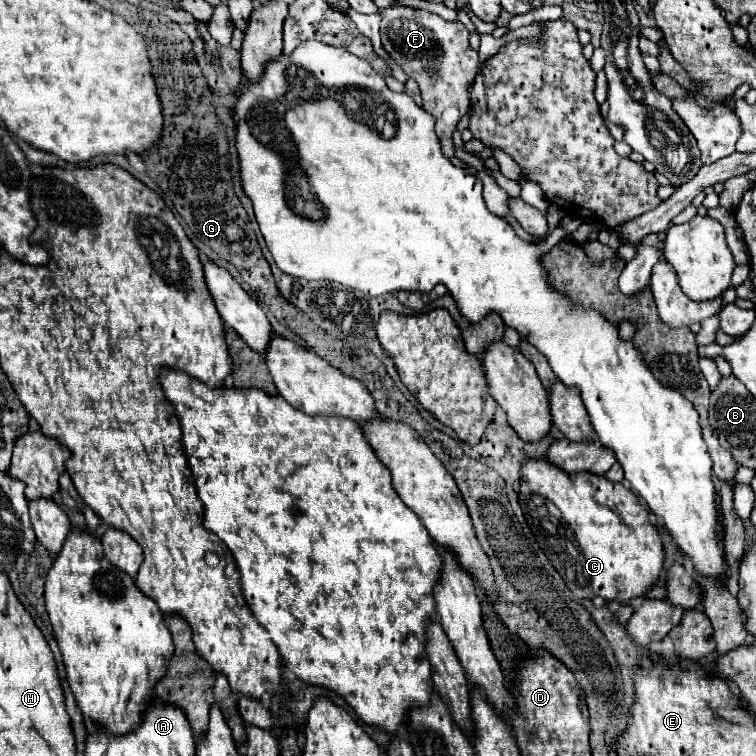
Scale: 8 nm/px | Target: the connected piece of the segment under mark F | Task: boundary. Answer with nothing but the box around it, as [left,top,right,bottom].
[380,5,478,157]

